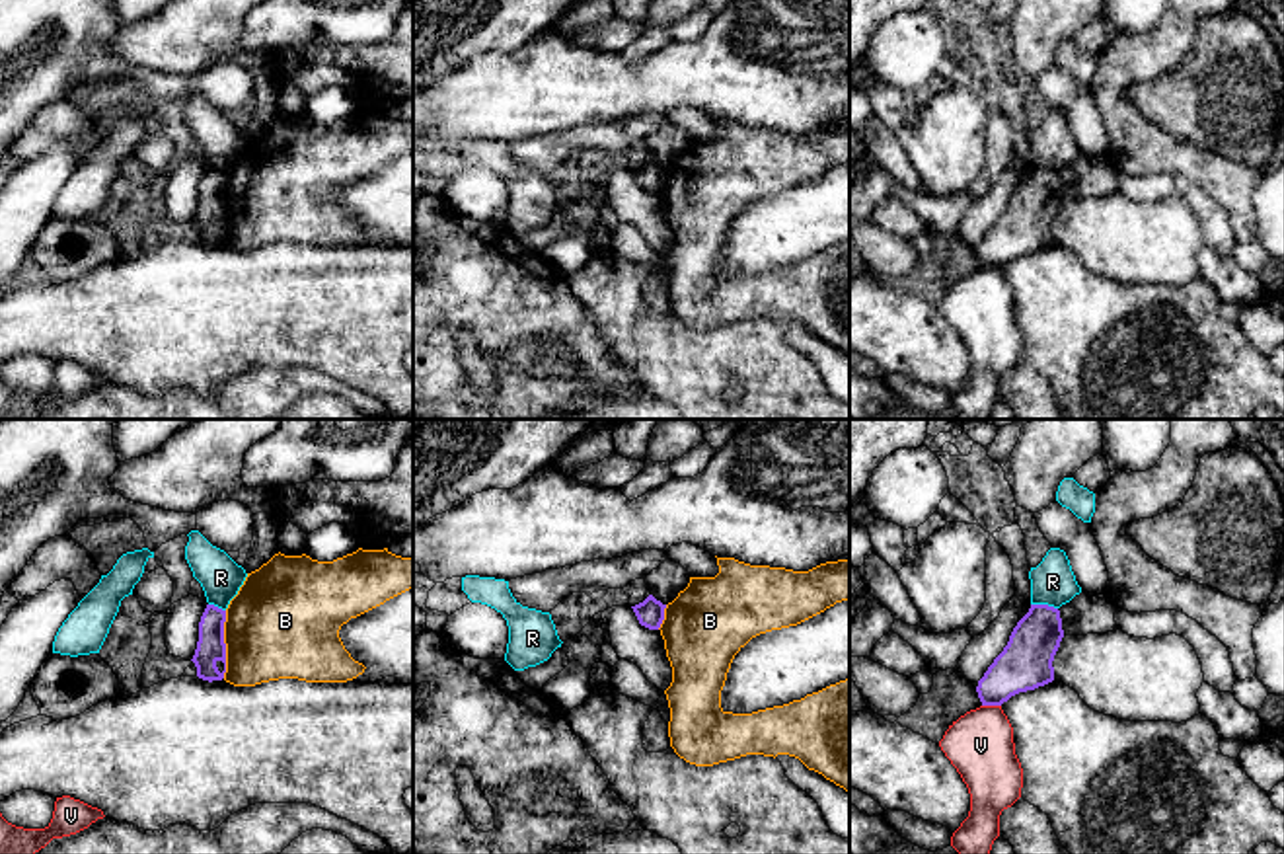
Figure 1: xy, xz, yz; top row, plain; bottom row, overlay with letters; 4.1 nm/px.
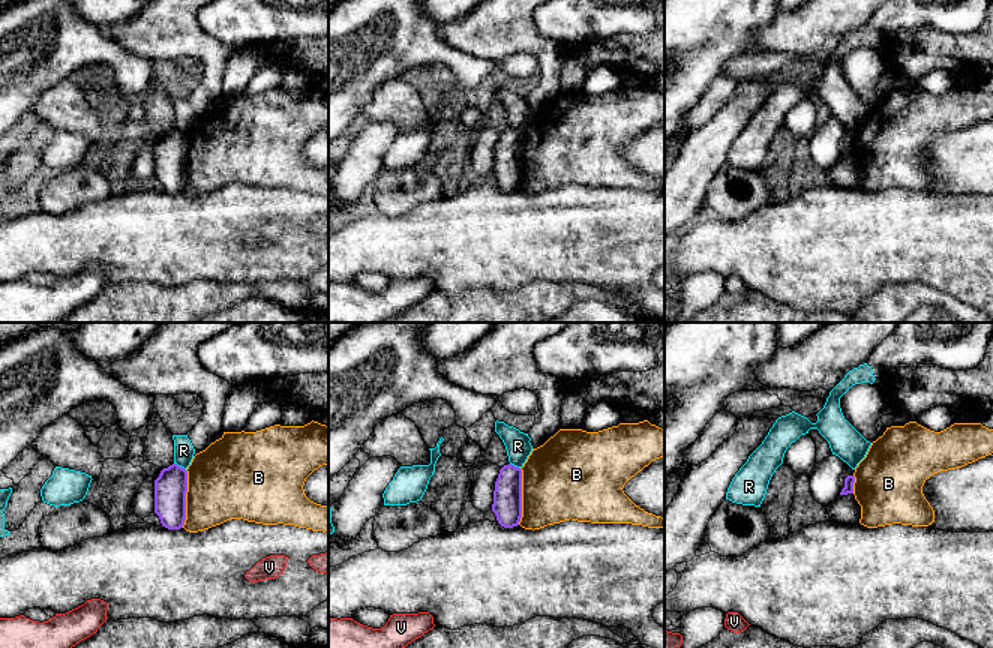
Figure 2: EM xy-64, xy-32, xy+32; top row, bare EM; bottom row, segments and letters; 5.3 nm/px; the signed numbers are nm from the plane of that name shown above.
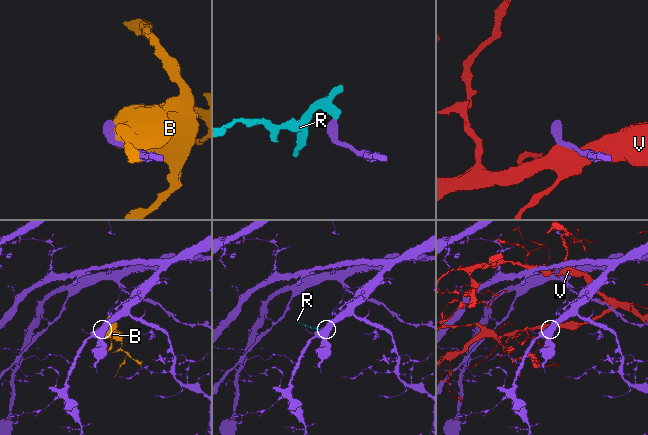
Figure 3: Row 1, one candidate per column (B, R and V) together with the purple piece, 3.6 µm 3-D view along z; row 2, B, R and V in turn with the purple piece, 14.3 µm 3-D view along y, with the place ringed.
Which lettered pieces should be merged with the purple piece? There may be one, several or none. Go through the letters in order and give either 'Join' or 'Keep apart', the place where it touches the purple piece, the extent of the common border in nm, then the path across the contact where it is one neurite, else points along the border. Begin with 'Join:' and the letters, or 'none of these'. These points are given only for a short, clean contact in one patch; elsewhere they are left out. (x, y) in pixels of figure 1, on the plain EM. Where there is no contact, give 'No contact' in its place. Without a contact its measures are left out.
Join: none of these
B: Keep apart. Touches purple at xy (225, 207). Shared border 280 nm
R: Keep apart. Touches purple at yz (1045, 168). Shared border 110 nm. Boundary: yz (1031, 166), (1047, 166), (1057, 172)
V: Keep apart. Touches purple at yz (992, 268). Shared border 80 nm

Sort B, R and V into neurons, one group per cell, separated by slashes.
B / R / V

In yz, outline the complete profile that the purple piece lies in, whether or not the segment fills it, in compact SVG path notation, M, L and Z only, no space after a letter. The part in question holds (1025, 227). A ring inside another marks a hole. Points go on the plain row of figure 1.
M1031 168L1013 191L1007 209L978 244L982 269L1001 269L1011 259L1054 244L1054 218L1064 201L1060 174Z

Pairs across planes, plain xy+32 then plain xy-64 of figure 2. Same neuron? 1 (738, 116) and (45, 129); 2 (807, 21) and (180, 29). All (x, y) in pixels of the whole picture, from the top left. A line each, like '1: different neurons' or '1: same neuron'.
1: same neuron
2: same neuron

